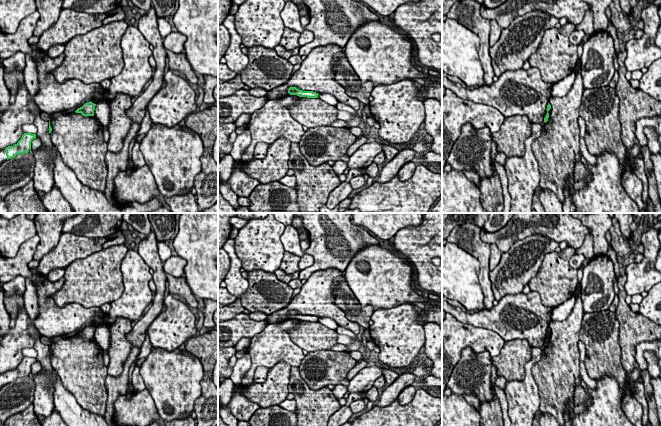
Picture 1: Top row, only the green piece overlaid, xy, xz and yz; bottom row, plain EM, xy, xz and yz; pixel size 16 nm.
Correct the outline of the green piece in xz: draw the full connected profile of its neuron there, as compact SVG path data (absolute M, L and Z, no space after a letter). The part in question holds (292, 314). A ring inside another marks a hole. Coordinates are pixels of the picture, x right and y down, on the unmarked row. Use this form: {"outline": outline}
{"outline": "M290 311L288 313L288 317L290 319L297 319L299 321L307 321L307 322L318 322L318 317L313 316L313 315L303 315L299 314L296 311Z"}

